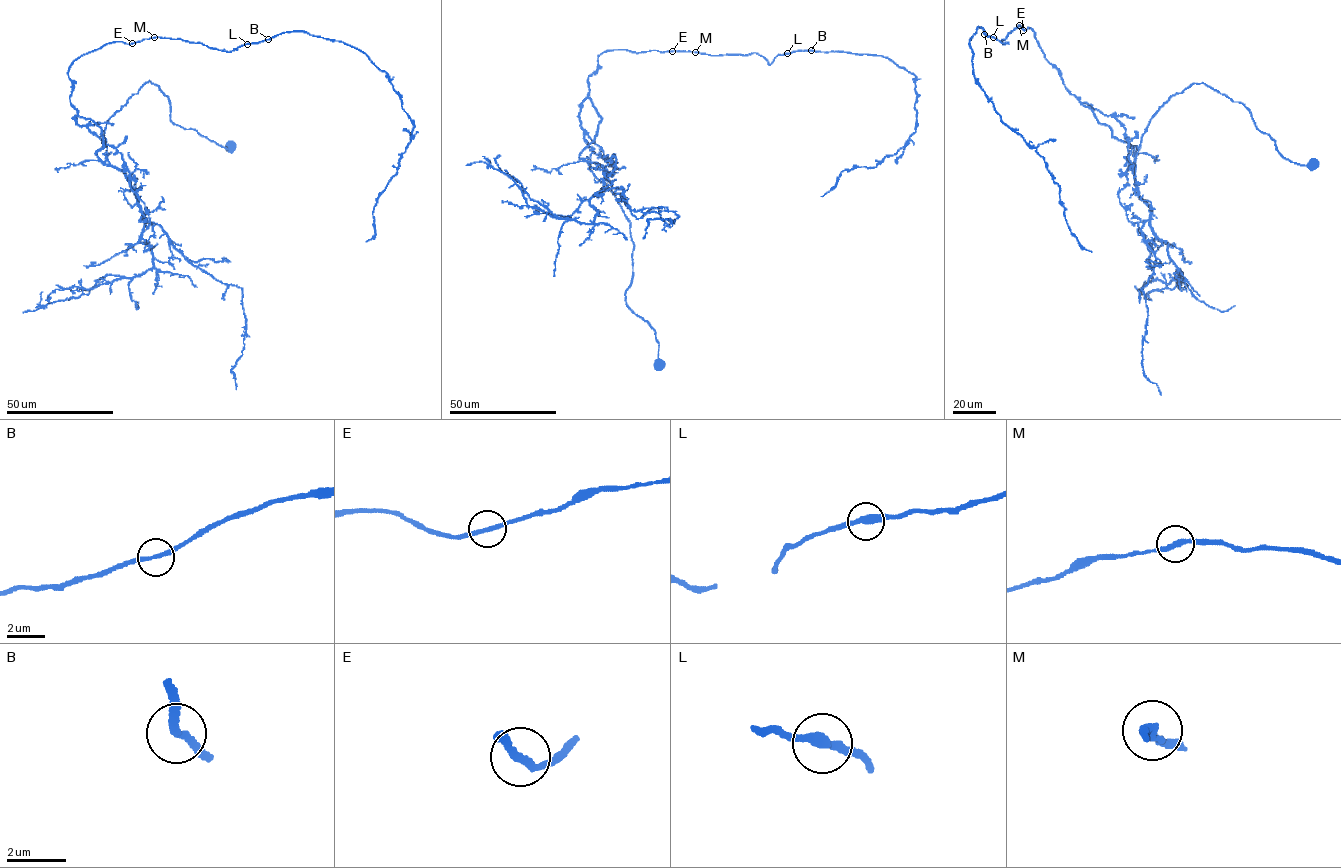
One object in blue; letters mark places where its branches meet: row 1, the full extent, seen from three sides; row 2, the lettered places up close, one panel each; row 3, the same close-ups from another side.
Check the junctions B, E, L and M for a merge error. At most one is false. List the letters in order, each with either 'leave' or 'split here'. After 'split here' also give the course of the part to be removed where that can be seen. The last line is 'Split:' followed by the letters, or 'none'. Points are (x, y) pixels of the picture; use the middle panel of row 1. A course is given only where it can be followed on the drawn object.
B: leave
E: leave
L: leave
M: leave
Split: none

